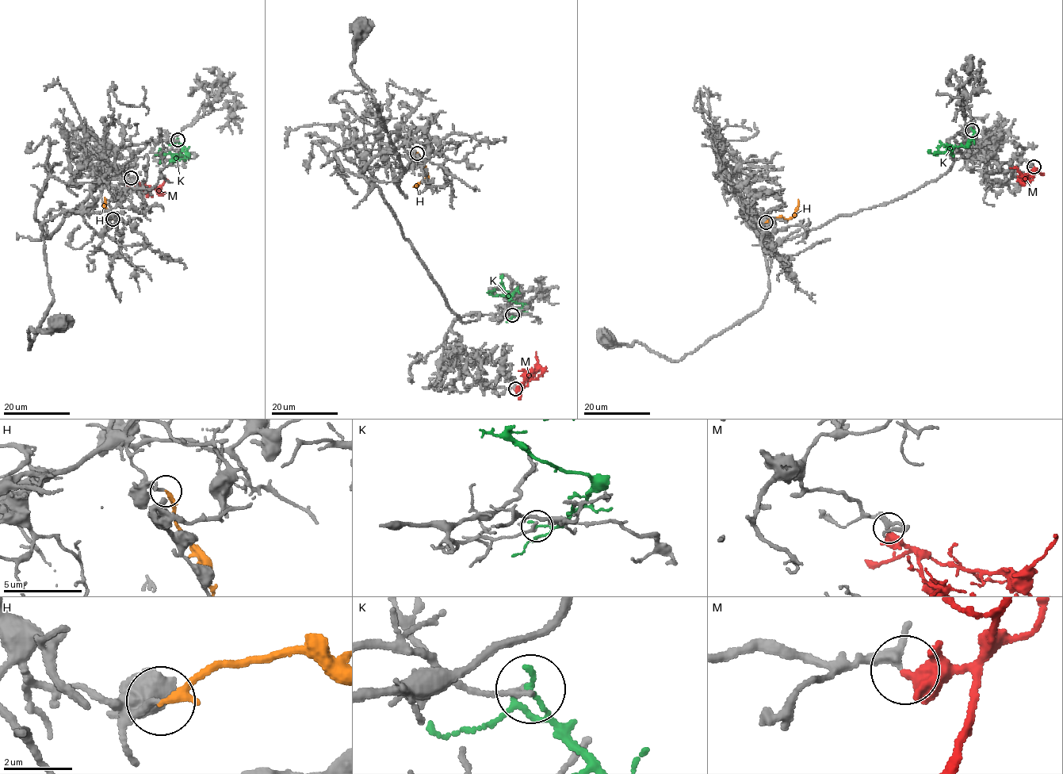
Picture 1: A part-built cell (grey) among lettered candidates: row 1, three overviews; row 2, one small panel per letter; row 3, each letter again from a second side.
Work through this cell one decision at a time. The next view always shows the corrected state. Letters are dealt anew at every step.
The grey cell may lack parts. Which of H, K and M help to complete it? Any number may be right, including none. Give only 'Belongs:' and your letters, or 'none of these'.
Belongs: H

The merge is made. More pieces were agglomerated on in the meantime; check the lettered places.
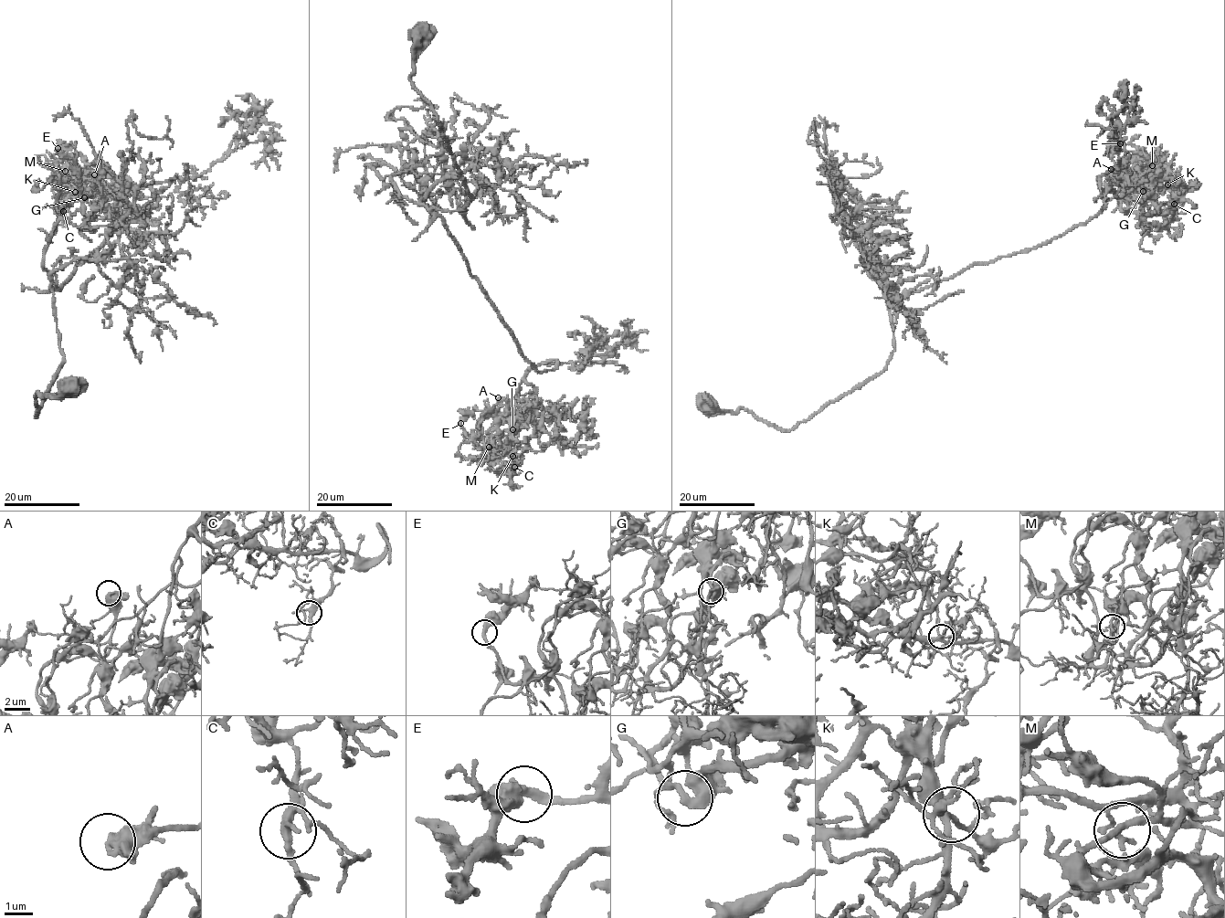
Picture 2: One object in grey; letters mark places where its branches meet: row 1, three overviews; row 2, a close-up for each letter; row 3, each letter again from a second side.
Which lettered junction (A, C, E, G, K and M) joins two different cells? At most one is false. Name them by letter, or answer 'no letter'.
G

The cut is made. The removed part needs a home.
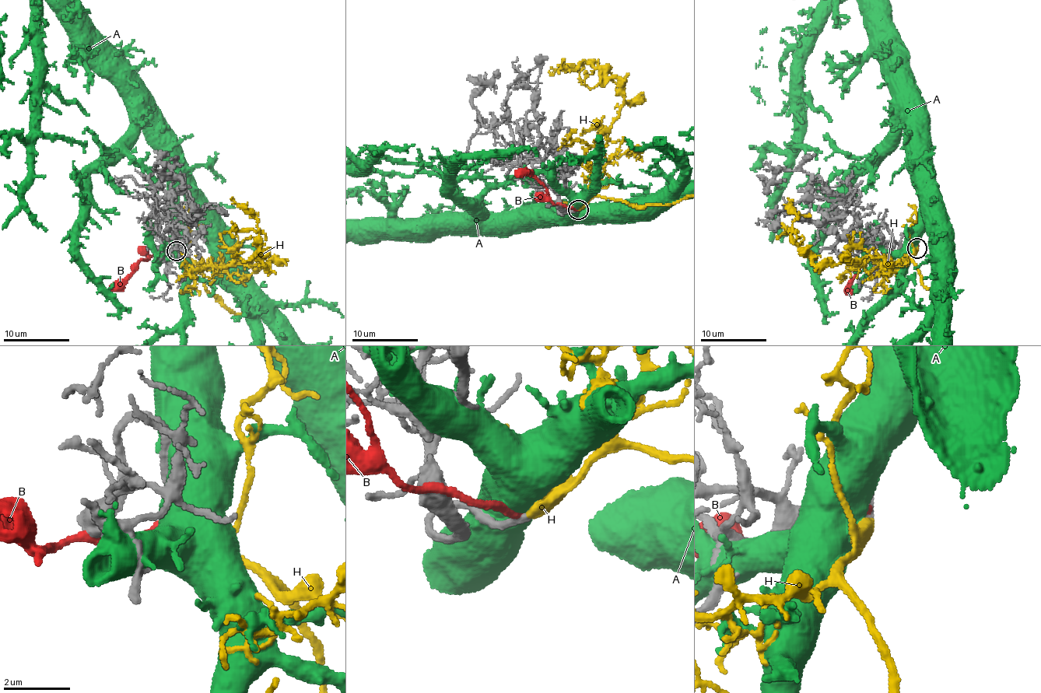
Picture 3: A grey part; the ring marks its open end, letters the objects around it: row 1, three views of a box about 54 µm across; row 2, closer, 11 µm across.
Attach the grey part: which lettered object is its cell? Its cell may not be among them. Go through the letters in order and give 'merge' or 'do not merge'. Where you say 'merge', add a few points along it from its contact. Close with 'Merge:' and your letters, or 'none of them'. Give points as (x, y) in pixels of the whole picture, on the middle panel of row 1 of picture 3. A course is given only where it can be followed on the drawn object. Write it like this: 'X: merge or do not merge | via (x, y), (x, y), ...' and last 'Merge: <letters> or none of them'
A: do not merge
B: do not merge
H: merge | via (579, 210), (599, 182), (587, 150), (611, 126), (624, 103), (624, 87), (588, 61), (580, 70), (549, 71)
Merge: H

